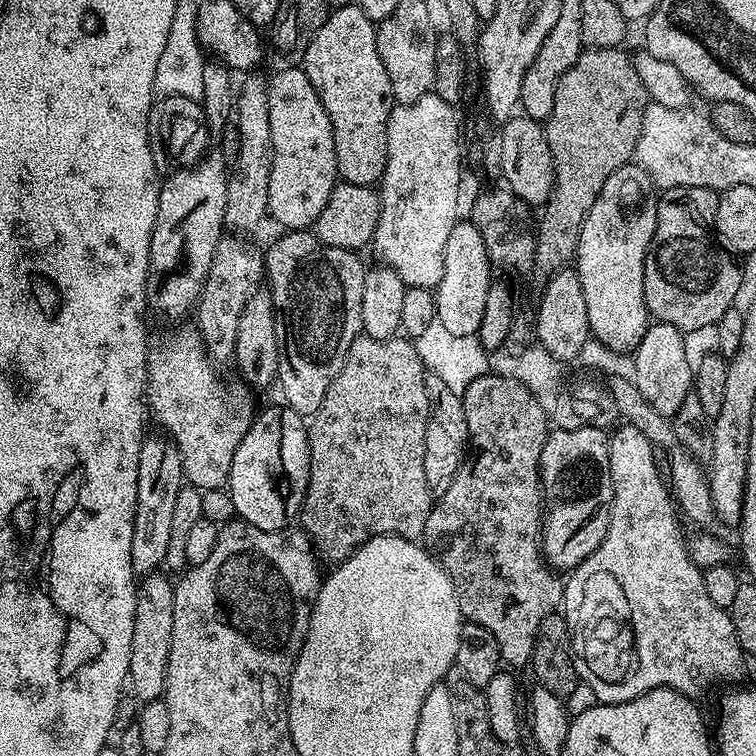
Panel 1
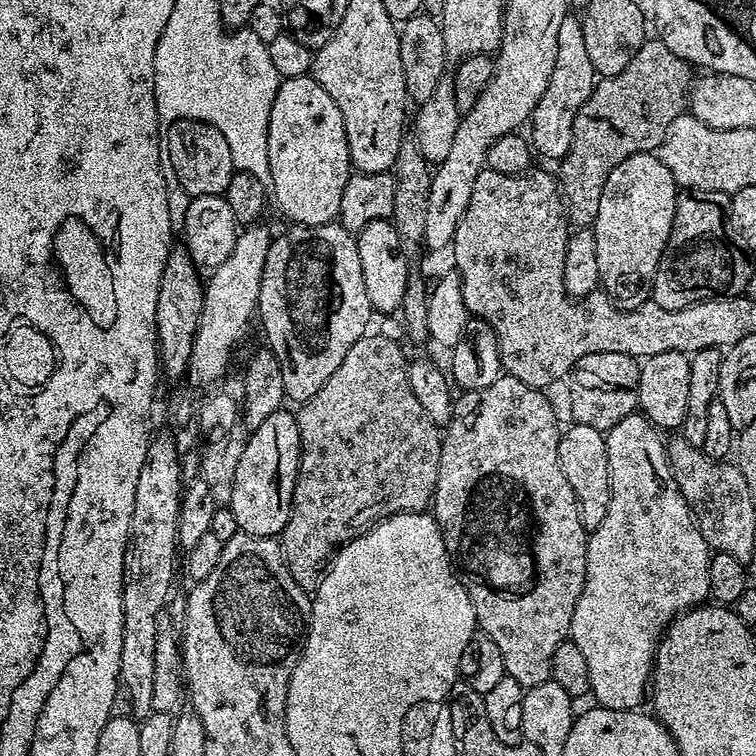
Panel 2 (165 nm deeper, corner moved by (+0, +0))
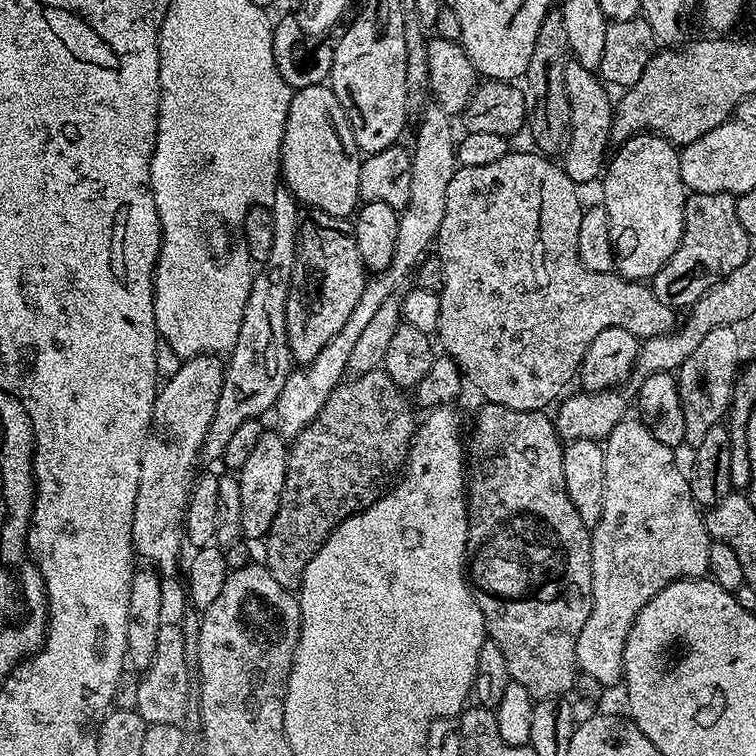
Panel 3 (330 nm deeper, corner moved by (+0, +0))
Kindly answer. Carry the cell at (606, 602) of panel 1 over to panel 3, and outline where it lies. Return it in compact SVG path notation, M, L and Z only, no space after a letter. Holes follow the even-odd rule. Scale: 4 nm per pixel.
M643 419L619 420L603 441L606 458L606 478L602 498L602 518L592 533L592 609L582 634L578 634L576 663L580 672L598 678L605 686L619 685L624 674L624 647L634 618L658 590L675 580L695 580L703 577L710 562L712 540L704 524L701 509L692 499L688 476L675 464L677 453L662 446Z

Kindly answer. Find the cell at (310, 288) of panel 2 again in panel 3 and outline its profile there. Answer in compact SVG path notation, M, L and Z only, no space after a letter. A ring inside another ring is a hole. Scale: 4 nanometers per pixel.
M309 211L306 218L298 224L296 238L296 257L290 282L290 294L286 298L286 338L292 359L297 365L303 366L318 358L318 350L346 326L346 318L350 318L354 306L358 306L358 298L362 298L366 269L358 254L356 234L353 225L347 219L331 216L325 212Z

